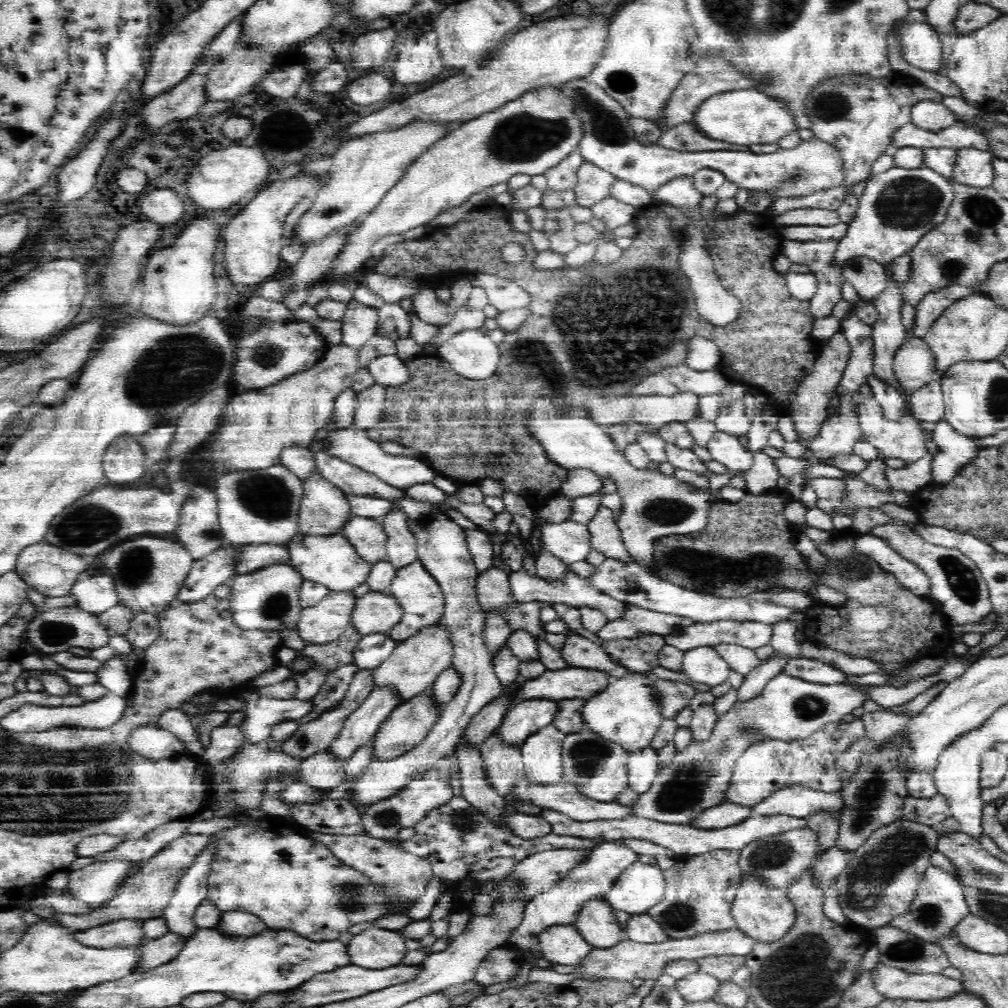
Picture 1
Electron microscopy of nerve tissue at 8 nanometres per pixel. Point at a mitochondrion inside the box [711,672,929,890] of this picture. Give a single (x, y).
(870, 792)

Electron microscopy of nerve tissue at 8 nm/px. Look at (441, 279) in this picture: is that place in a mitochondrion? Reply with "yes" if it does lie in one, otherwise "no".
no

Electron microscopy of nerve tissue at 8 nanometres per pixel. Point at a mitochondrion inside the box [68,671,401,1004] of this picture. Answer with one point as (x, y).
(348, 896)

